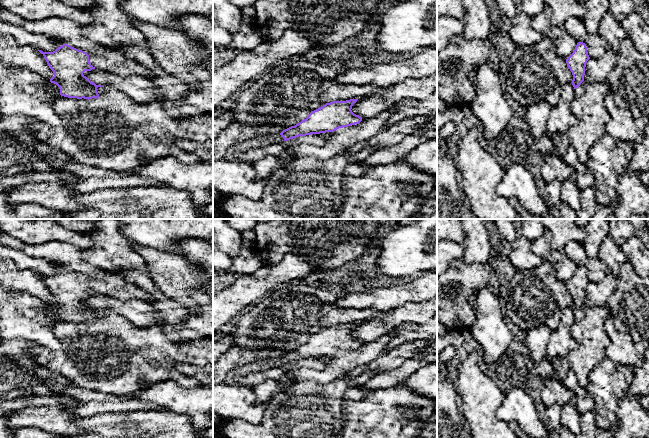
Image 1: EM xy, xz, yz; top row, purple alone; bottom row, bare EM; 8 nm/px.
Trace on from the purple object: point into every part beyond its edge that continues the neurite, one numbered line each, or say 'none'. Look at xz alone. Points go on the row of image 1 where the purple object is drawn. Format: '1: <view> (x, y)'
1: xz (261, 141)

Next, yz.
1: yz (580, 90)

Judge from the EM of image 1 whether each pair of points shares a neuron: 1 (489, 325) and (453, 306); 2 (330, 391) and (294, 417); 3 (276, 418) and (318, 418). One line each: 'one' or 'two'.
1: two
2: one
3: one

